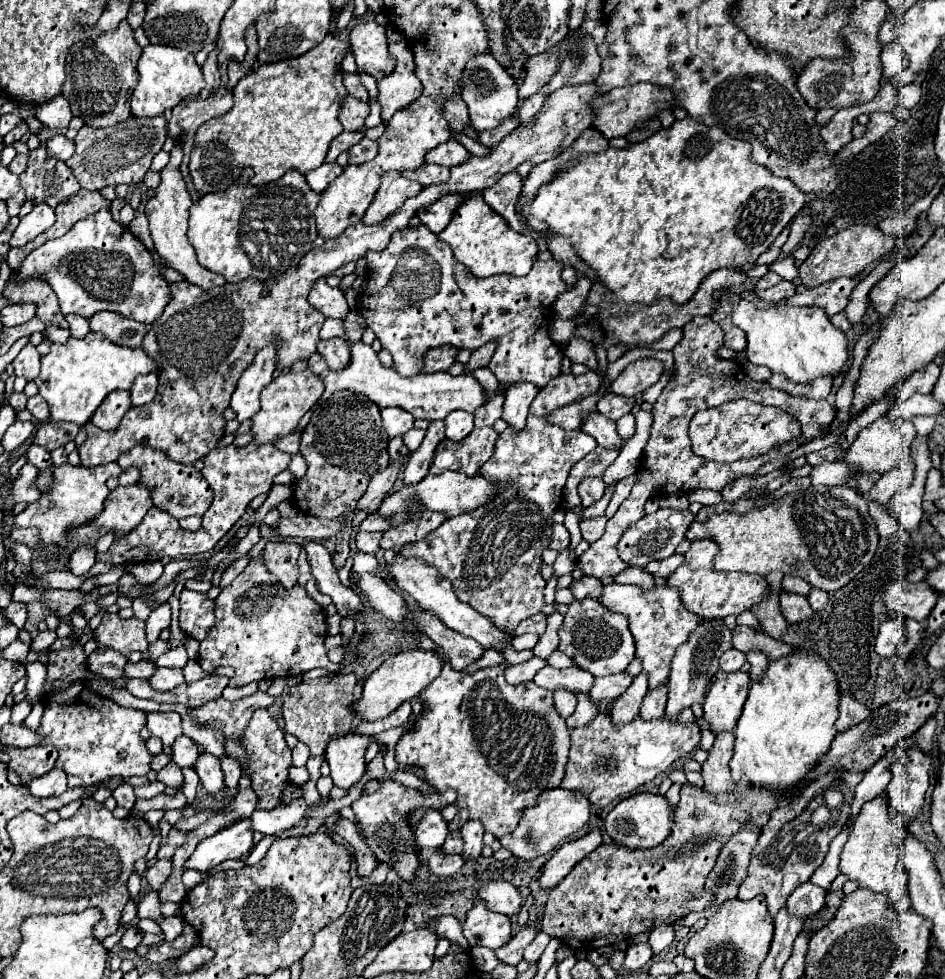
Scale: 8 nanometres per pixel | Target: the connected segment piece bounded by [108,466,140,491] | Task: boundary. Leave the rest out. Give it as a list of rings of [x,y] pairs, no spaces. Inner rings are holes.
[[[130,466],[130,468],[126,468],[120,476],[111,477],[110,480],[108,480],[108,488],[112,491],[119,485],[128,486],[128,484],[134,484],[134,482],[138,482],[138,480],[140,480],[140,470],[138,470],[136,466]]]

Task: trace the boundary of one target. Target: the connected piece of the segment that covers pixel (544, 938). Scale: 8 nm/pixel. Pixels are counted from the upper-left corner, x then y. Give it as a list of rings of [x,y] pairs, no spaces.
[[[538,932],[536,938],[526,946],[526,950],[524,950],[524,960],[526,960],[526,962],[538,962],[538,958],[540,958],[540,954],[544,952],[544,948],[546,948],[548,942],[550,942],[550,936],[544,934],[544,932]]]

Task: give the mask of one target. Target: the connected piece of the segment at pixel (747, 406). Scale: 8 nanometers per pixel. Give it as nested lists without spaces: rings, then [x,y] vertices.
[[[734,400],[696,414],[690,422],[690,440],[696,456],[714,462],[734,462],[748,456],[760,456],[782,442],[800,434],[800,424],[794,416],[780,408],[762,406],[750,400]]]

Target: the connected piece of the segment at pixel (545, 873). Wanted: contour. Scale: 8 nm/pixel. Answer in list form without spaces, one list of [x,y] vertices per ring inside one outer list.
[[[592,830],[578,840],[562,844],[542,868],[542,876],[540,876],[542,888],[554,888],[584,856],[588,856],[600,844],[602,844],[600,830]]]

